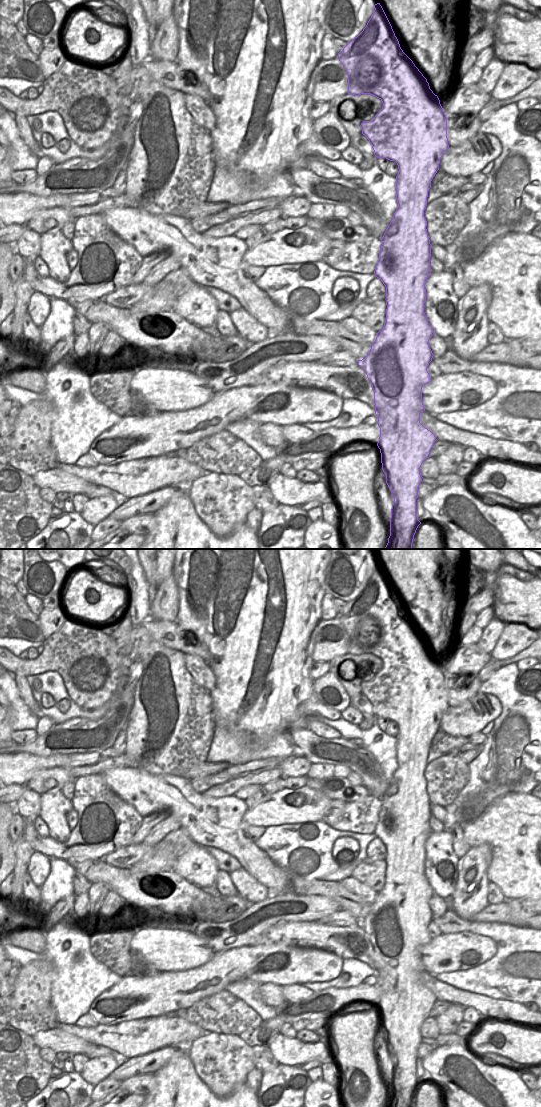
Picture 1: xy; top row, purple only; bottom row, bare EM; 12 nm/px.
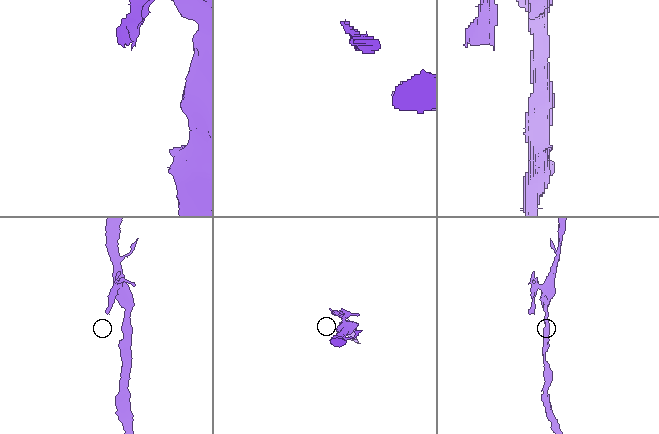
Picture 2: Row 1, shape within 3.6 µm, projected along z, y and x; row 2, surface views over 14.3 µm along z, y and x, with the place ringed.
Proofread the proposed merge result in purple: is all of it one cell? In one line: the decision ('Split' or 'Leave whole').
Leave whole.

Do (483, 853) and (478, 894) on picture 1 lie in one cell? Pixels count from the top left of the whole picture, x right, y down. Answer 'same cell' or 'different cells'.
same cell

